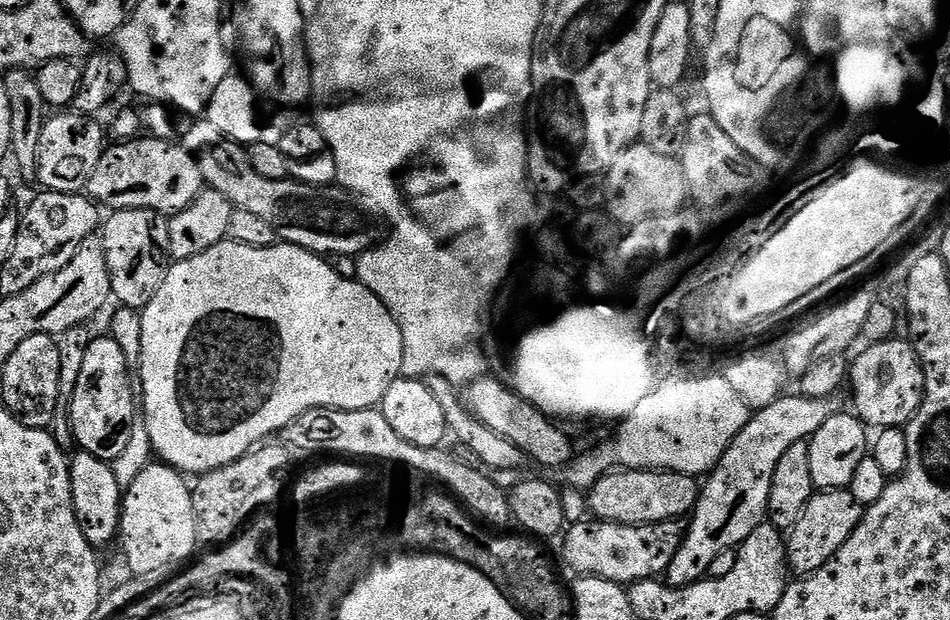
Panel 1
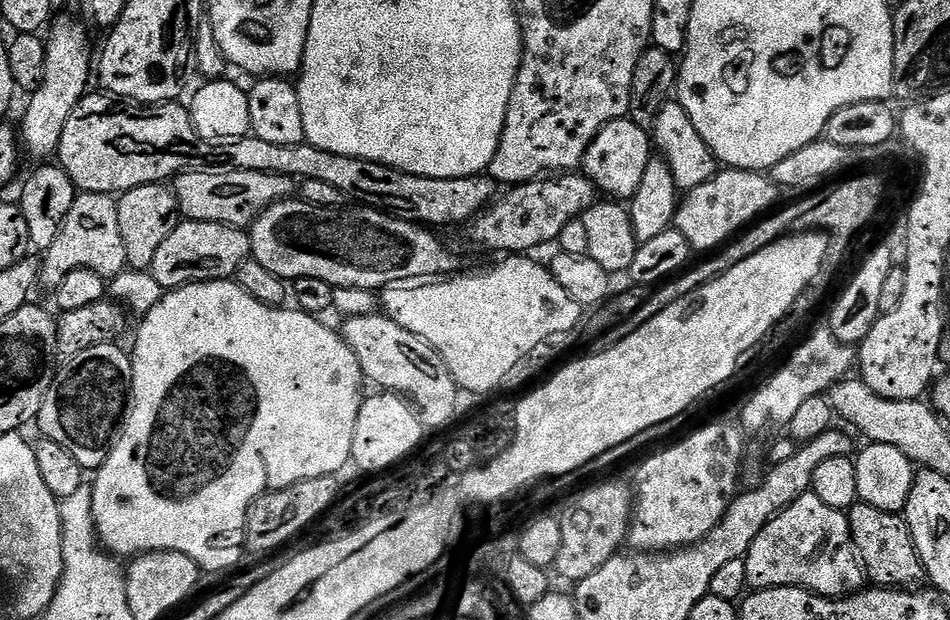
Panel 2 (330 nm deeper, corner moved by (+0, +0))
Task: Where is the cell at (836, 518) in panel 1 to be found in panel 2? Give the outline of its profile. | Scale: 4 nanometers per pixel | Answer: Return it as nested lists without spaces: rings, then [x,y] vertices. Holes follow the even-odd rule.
[[[857,502],[847,509],[850,534],[856,547],[856,555],[864,565],[865,577],[878,588],[911,589],[919,580],[925,579],[924,567],[918,558],[910,526],[906,526],[903,515],[878,510],[874,506]]]

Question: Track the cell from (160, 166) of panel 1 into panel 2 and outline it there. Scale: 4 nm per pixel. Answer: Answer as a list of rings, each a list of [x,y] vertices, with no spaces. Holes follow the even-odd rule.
[[[234,170],[233,172],[181,172],[171,181],[172,193],[180,207],[183,219],[198,222],[228,224],[232,228],[247,229],[264,209],[274,202],[291,197],[294,180],[290,176],[262,174],[258,170]]]

